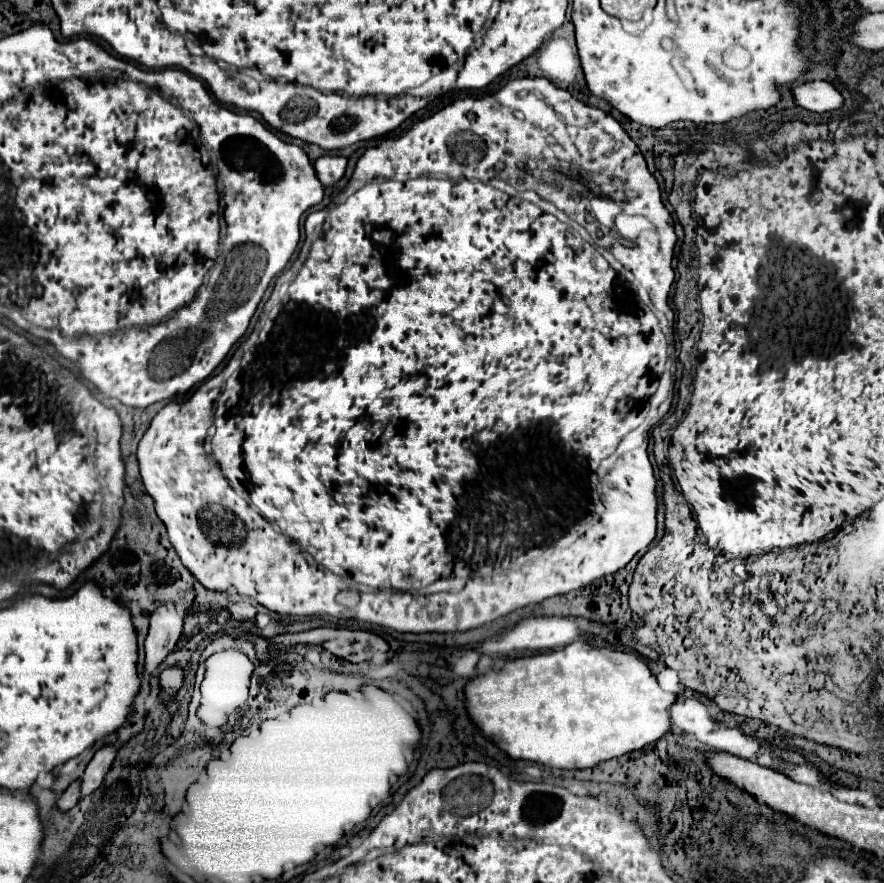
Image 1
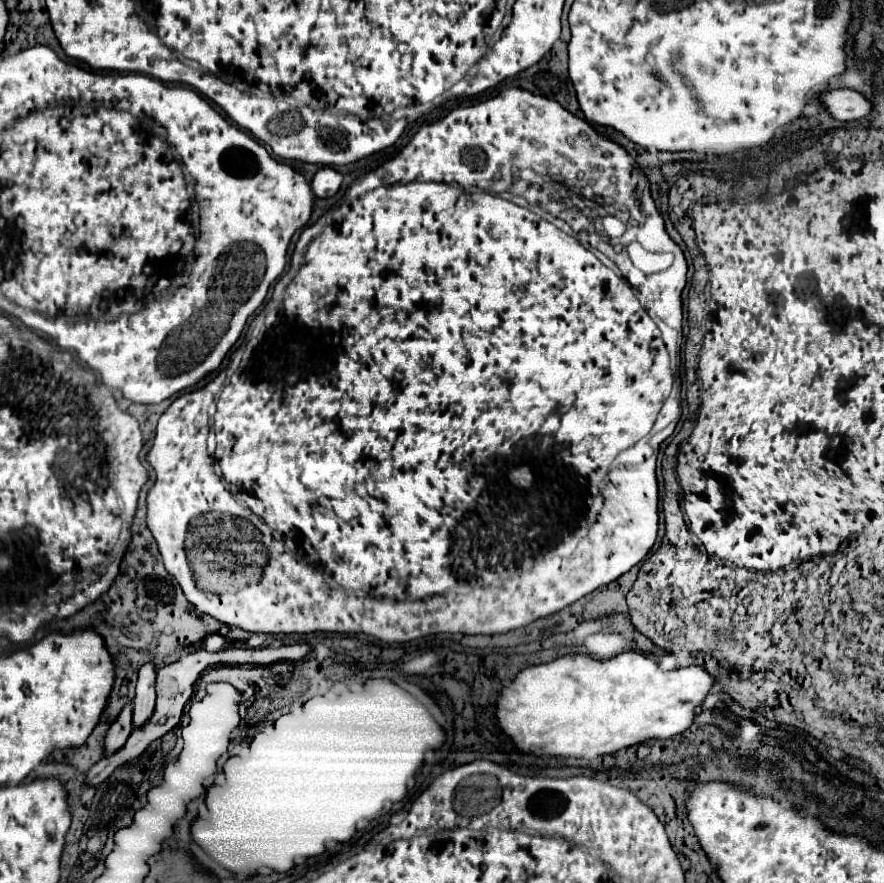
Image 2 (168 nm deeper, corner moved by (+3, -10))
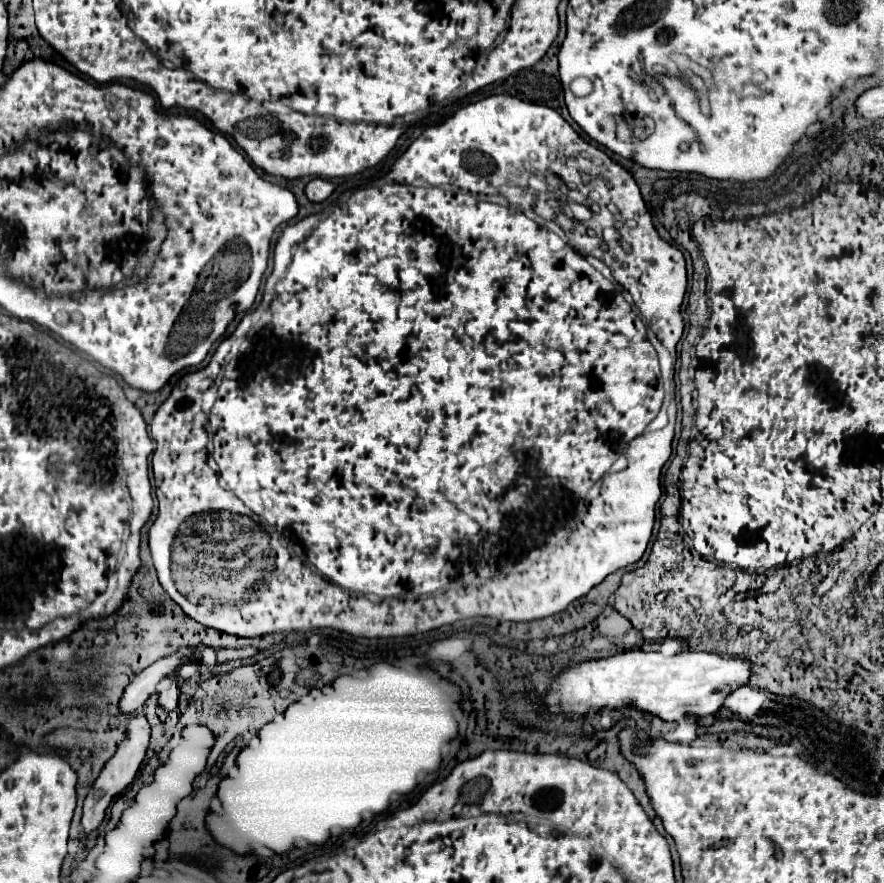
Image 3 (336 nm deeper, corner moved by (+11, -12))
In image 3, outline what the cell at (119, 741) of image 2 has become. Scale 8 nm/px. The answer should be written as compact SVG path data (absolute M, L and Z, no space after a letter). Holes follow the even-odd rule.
M180 648L172 656L162 658L158 662L154 662L152 666L148 666L146 670L142 670L126 686L126 690L120 698L120 712L124 716L130 716L132 712L136 712L150 698L150 694L160 688L162 682L166 682L172 674L182 670L186 664L196 662L196 658L192 658L192 654L194 654L194 648Z

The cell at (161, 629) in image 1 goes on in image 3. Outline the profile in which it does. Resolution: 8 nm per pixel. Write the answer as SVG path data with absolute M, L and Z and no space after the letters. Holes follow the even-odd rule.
M138 712L134 716L130 716L128 720L128 728L126 728L126 738L120 742L116 754L112 756L112 760L108 760L108 764L102 768L100 776L94 780L86 800L84 800L84 814L82 814L82 826L84 832L92 832L96 830L102 820L104 820L104 812L110 806L110 802L114 800L114 796L118 796L120 792L124 792L128 788L128 784L132 784L142 760L146 758L146 750L148 750L148 740L150 740L150 724L146 720L144 712Z

